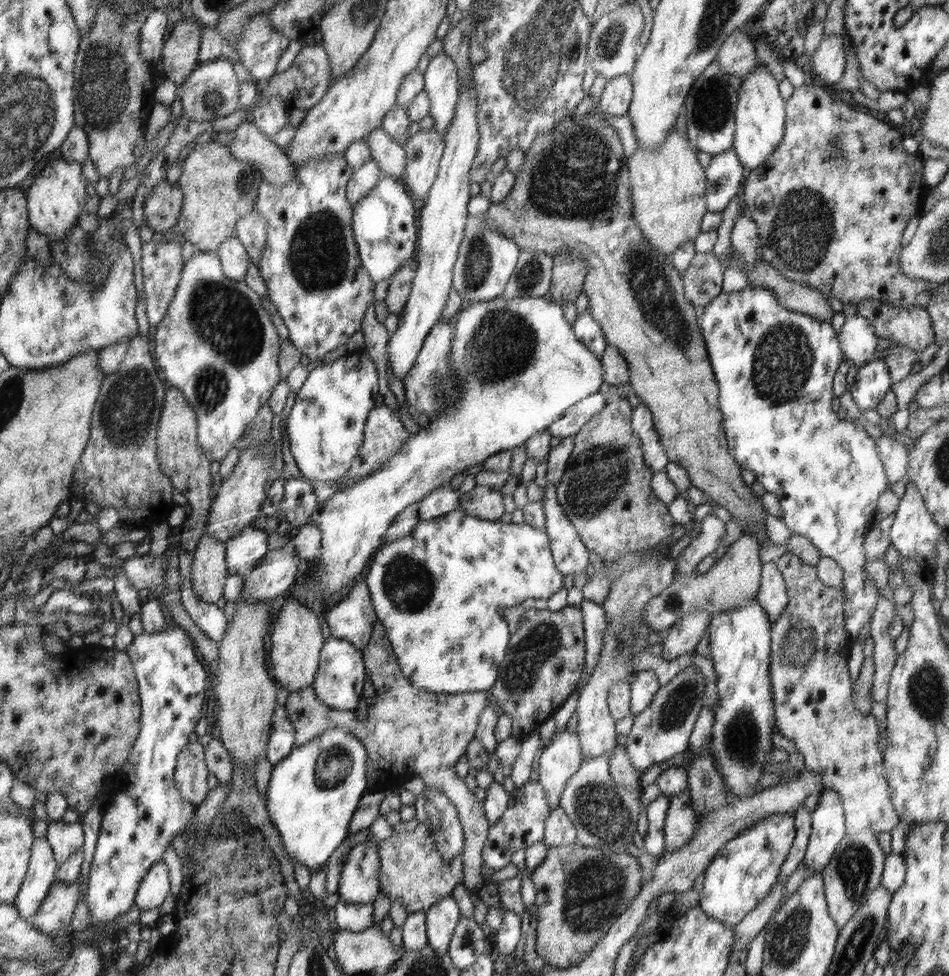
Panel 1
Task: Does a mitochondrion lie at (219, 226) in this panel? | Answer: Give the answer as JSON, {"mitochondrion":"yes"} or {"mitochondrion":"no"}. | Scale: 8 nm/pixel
{"mitochondrion":"no"}

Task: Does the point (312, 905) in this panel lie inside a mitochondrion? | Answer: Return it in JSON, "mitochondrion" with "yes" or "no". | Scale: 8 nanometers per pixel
{"mitochondrion":"no"}

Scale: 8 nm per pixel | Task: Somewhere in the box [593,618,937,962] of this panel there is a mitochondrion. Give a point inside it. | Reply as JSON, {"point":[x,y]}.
{"point":[741,740]}

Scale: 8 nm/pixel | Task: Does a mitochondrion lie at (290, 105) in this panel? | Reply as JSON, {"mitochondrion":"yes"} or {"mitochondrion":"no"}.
{"mitochondrion":"no"}

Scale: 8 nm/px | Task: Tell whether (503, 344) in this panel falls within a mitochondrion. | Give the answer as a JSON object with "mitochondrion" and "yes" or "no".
{"mitochondrion":"yes"}

